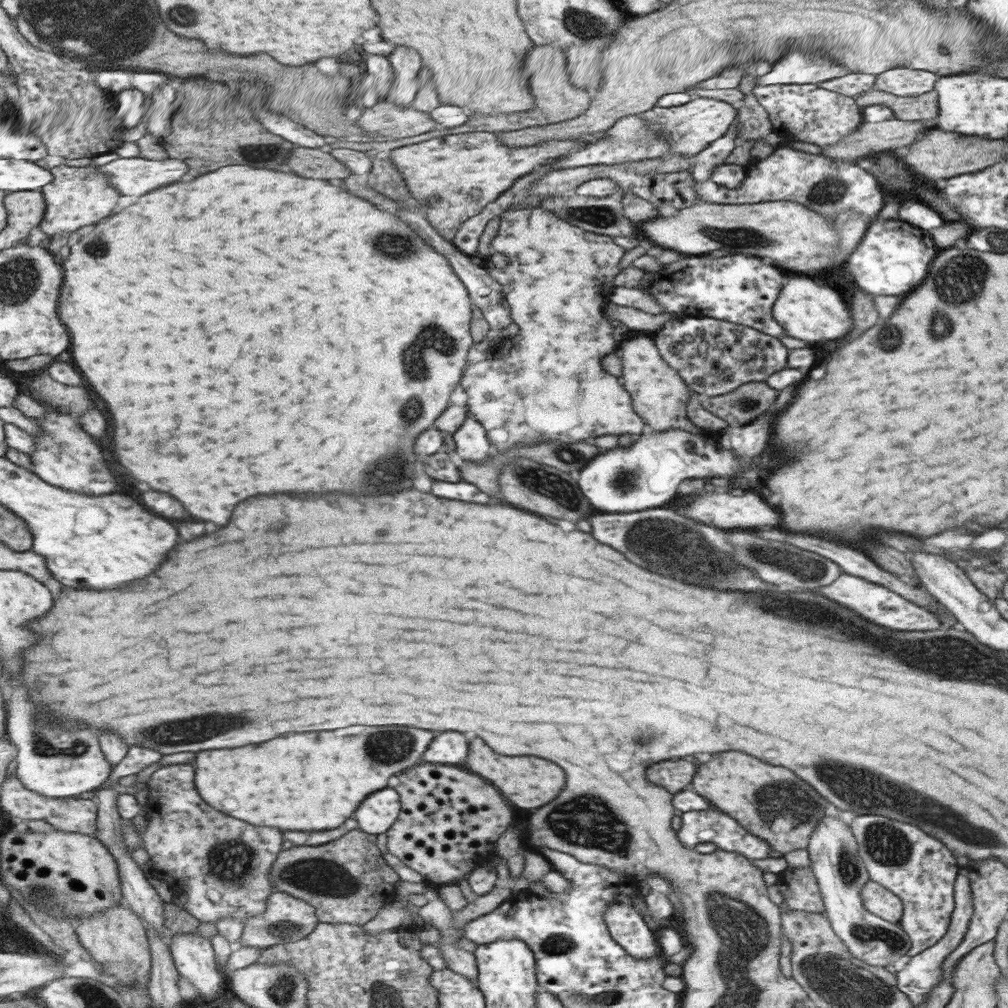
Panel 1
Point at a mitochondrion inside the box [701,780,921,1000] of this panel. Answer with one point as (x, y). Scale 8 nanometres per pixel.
(888, 844)

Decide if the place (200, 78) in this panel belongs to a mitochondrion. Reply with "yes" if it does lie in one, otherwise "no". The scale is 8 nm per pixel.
no

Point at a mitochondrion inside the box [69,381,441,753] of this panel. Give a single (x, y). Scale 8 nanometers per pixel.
(221, 721)

